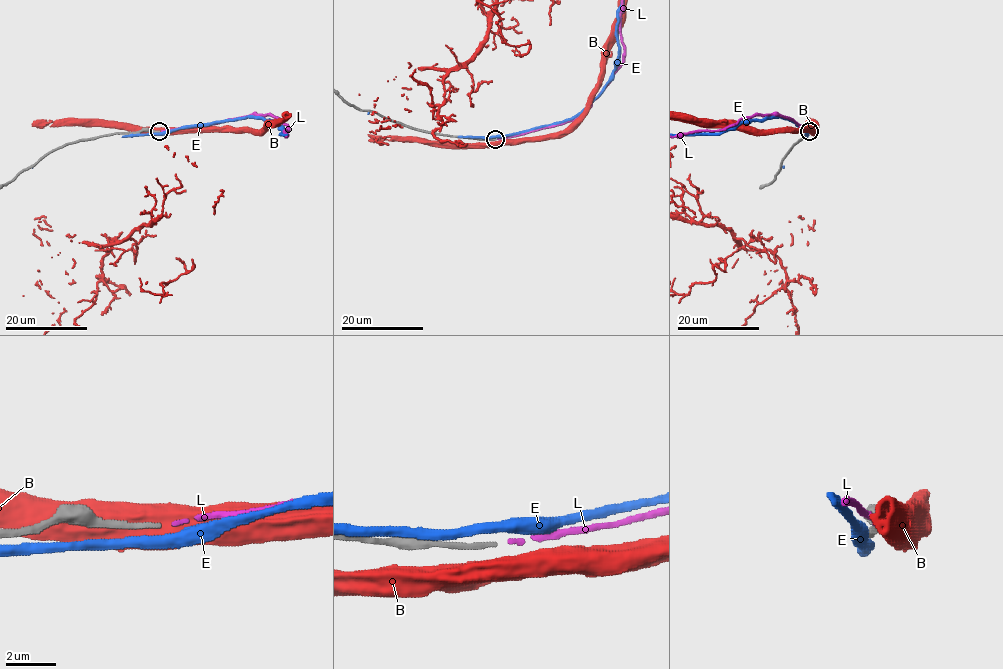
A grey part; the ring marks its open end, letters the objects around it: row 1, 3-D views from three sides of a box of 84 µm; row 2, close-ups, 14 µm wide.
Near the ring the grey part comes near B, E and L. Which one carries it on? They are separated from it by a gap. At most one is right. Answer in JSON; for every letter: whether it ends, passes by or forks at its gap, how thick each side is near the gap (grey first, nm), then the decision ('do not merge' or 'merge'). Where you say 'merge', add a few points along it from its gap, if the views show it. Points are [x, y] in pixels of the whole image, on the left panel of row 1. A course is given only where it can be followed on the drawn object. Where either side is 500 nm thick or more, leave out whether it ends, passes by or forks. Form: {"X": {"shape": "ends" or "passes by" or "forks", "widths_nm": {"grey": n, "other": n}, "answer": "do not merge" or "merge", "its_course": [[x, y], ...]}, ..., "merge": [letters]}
{"B": {"widths_nm": {"grey": 200, "other": 950}, "answer": "do not merge"}, "E": {"shape": "passes by", "widths_nm": {"grey": 200, "other": 420}, "answer": "do not merge"}, "L": {"shape": "ends", "widths_nm": {"grey": 200, "other": 150}, "answer": "merge"}, "merge": ["L"]}

